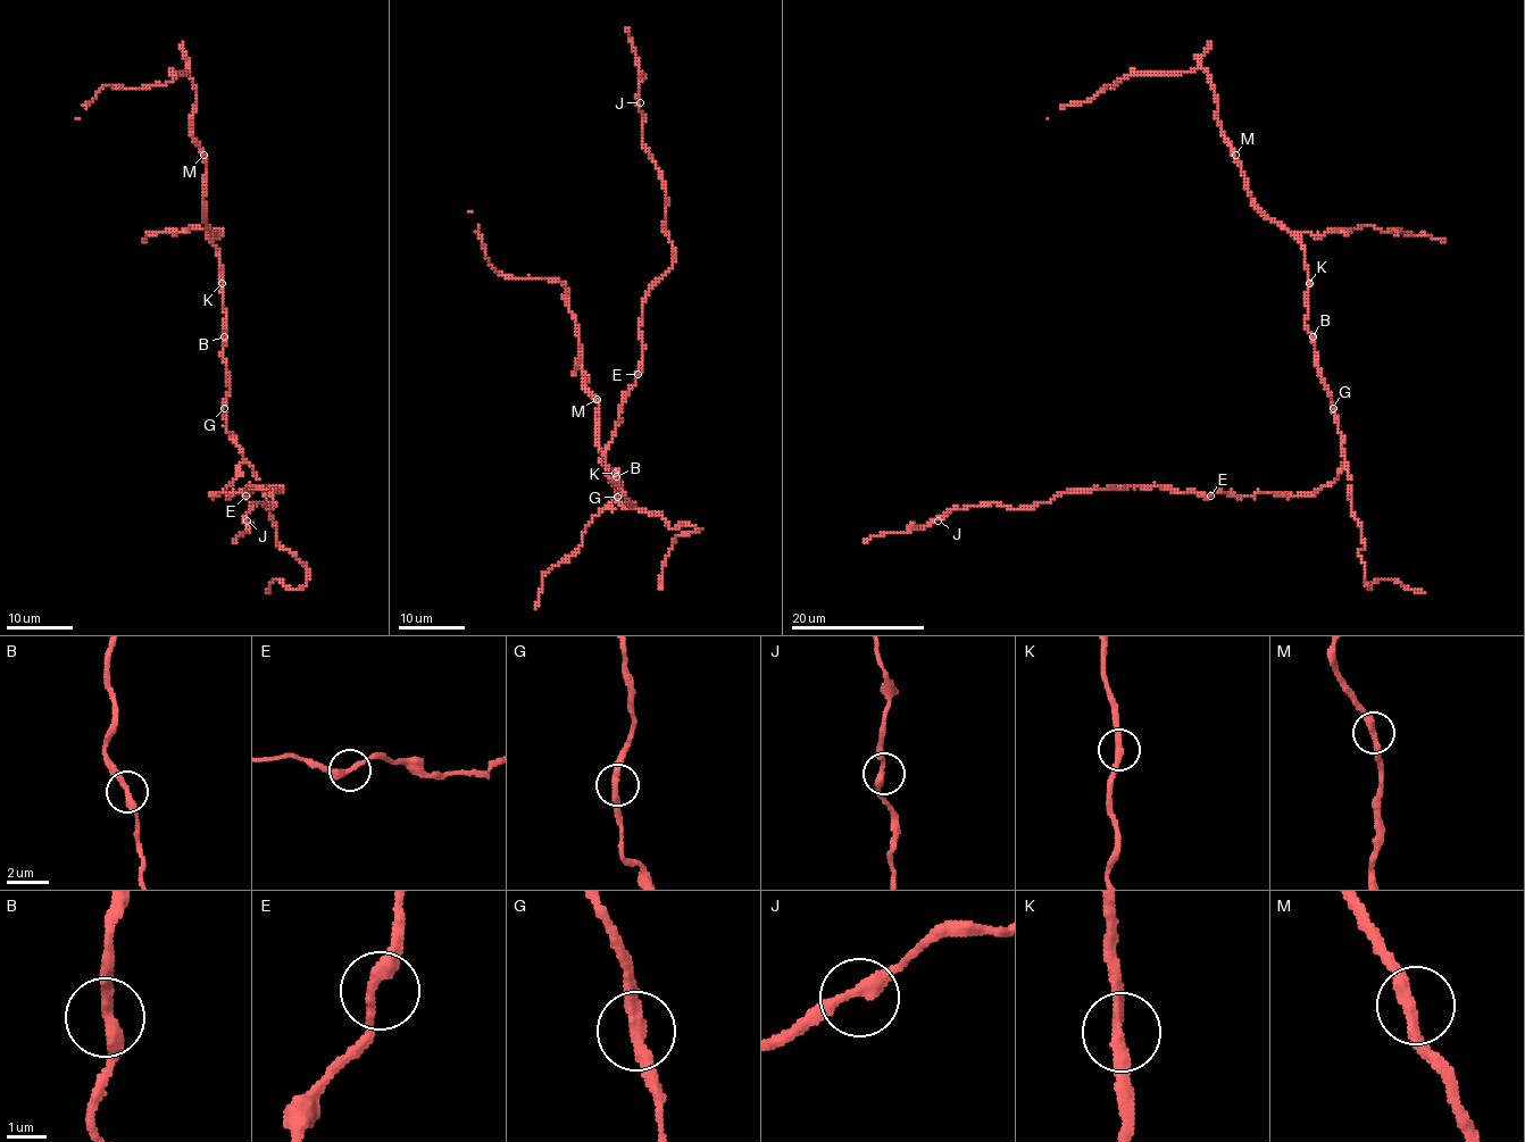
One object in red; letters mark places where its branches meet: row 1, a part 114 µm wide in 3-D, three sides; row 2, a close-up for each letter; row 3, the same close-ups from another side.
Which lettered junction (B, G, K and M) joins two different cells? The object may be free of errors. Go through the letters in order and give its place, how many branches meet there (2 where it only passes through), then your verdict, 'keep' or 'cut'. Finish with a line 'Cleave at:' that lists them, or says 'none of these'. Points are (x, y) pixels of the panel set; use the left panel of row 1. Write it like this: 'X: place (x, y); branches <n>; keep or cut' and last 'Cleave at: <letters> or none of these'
B: place (224, 336); branches 2; keep
G: place (224, 408); branches 2; keep
K: place (222, 283); branches 2; keep
M: place (203, 155); branches 2; keep
Cleave at: none of these

